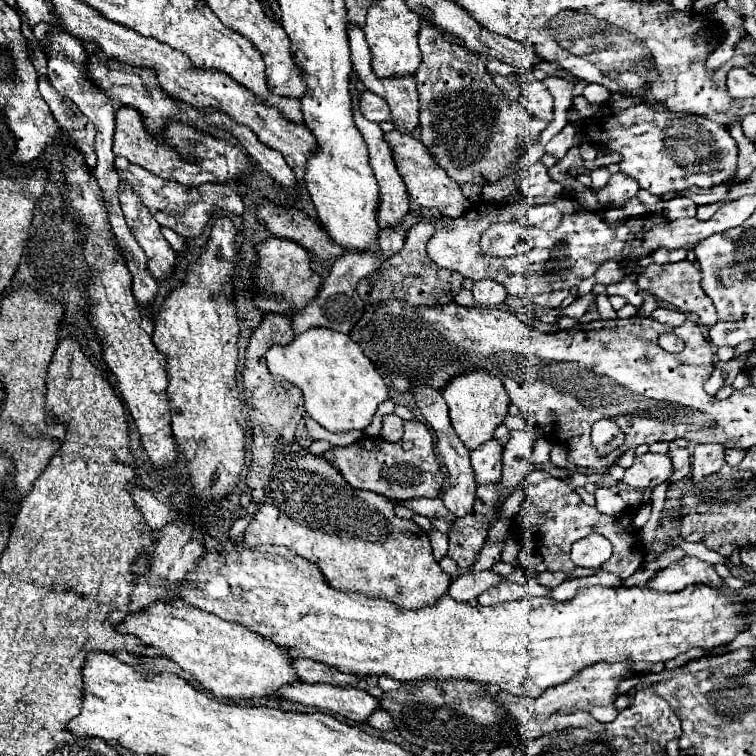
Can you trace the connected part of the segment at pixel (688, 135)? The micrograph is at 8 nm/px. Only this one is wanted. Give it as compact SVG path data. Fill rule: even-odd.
M636 104L626 110L612 110L612 108L600 108L598 114L590 120L586 120L586 138L602 148L610 148L622 156L620 170L632 178L638 180L640 188L660 196L668 190L686 190L688 186L710 186L710 176L716 172L728 172L734 174L738 166L738 146L730 132L706 118L694 116L694 114L680 114L680 112L670 112L670 110L660 110L648 104Z

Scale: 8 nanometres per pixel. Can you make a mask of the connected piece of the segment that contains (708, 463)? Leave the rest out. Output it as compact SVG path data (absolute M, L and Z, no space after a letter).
M718 442L698 444L692 454L692 480L704 480L710 474L718 472L726 460L724 460L724 446Z

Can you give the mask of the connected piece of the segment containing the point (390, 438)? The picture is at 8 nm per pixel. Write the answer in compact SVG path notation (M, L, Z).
M388 414L388 416L384 416L380 436L382 436L386 442L398 442L398 440L402 438L402 434L404 434L402 418L398 418L396 414Z

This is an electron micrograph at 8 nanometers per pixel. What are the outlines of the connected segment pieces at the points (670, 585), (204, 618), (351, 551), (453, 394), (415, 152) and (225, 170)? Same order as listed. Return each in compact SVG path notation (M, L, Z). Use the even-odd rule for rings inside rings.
M684 556L682 560L676 560L668 568L656 572L656 576L648 582L648 586L650 590L656 592L678 592L684 586L696 582L708 582L708 586L712 586L712 582L724 584L724 580L714 572L712 564Z
M156 600L144 610L128 614L116 624L116 630L136 636L142 644L154 648L158 656L176 662L216 698L242 704L258 698L276 698L276 688L298 680L290 666L288 650L280 650L274 642L268 642L260 634L252 634L242 624L216 618L196 608L176 608L172 602Z
M266 314L248 340L240 372L242 398L252 430L250 464L244 482L258 506L246 528L244 546L288 546L314 562L332 588L386 598L402 608L428 606L448 590L452 580L434 560L428 534L412 520L398 518L394 504L384 496L348 486L340 470L326 458L310 454L296 442L292 430L296 430L296 420L304 418L302 394L296 386L274 378L264 358L268 348L292 340L290 320L280 314Z
M474 370L474 372L462 374L460 378L452 380L444 388L442 396L448 404L450 422L456 430L460 442L464 442L464 446L468 450L476 450L478 446L482 446L484 442L488 442L492 438L492 432L502 424L502 420L508 414L508 406L510 406L510 398L504 390L504 384L484 370Z
M396 130L384 132L384 140L388 142L396 168L406 184L408 196L416 206L424 206L424 208L434 208L438 210L442 216L450 216L450 218L458 218L460 214L464 214L464 210L470 208L468 198L462 194L462 188L456 186L456 182L452 182L444 170L440 170L436 166L436 162L432 162L428 150L424 150L424 144L416 138L408 138L406 134L396 134Z
M128 106L116 110L114 154L124 156L132 164L142 166L156 176L190 186L200 186L204 182L212 184L236 182L242 180L250 170L250 162L238 148L224 144L222 140L212 138L210 134L194 130L188 124L168 124L168 130L164 130L164 138L152 138L148 132L144 132L144 124L140 124L138 110ZM186 158L192 158L192 162L188 162Z

